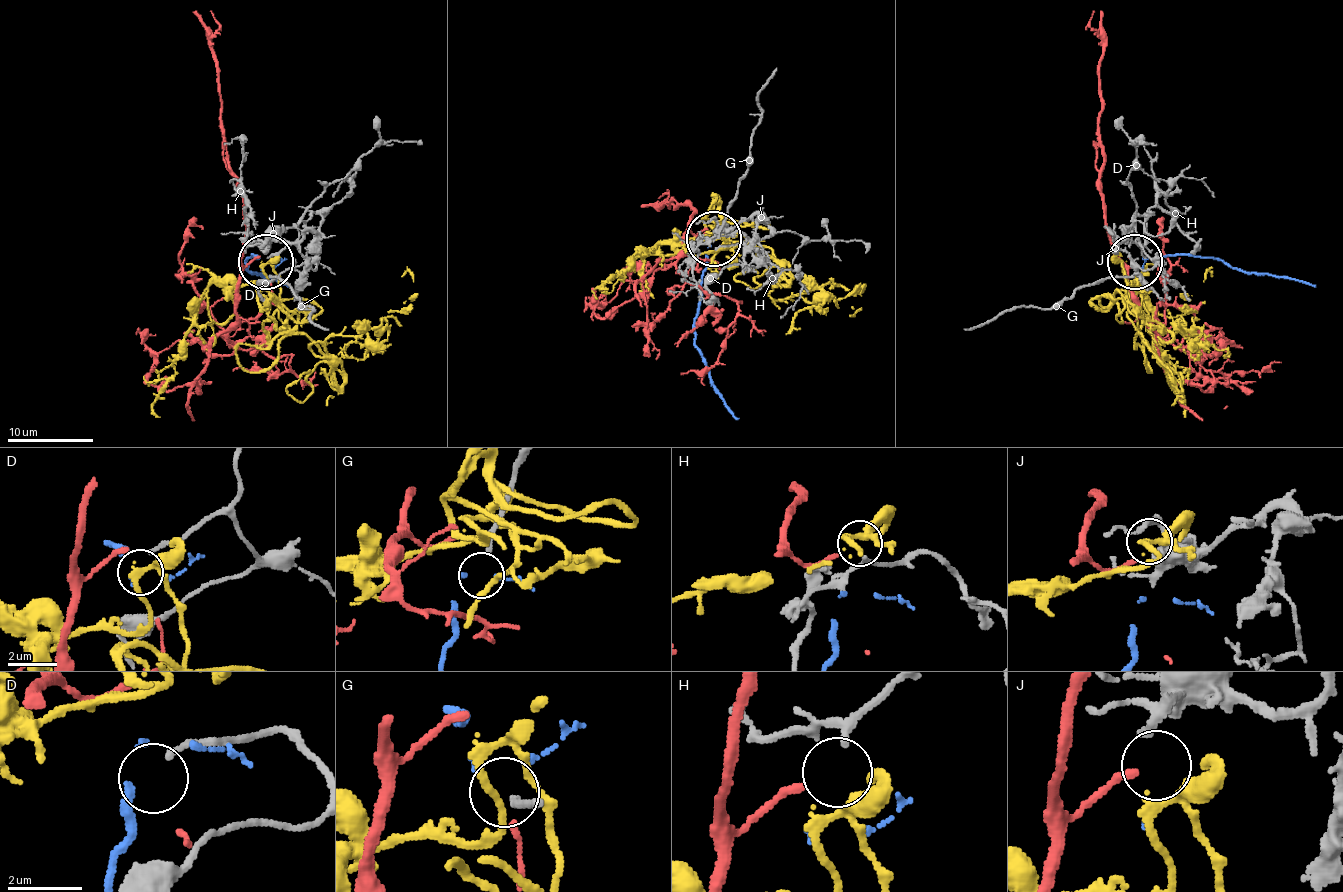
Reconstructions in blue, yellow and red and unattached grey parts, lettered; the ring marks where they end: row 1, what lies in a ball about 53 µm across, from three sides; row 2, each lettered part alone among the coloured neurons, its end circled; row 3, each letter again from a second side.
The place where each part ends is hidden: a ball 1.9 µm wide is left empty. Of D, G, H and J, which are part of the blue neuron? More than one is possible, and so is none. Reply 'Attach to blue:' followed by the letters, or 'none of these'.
Attach to blue: G

